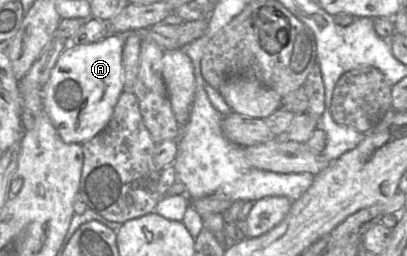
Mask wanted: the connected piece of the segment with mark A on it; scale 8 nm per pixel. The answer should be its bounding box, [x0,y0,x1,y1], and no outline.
[42,33,124,144]

